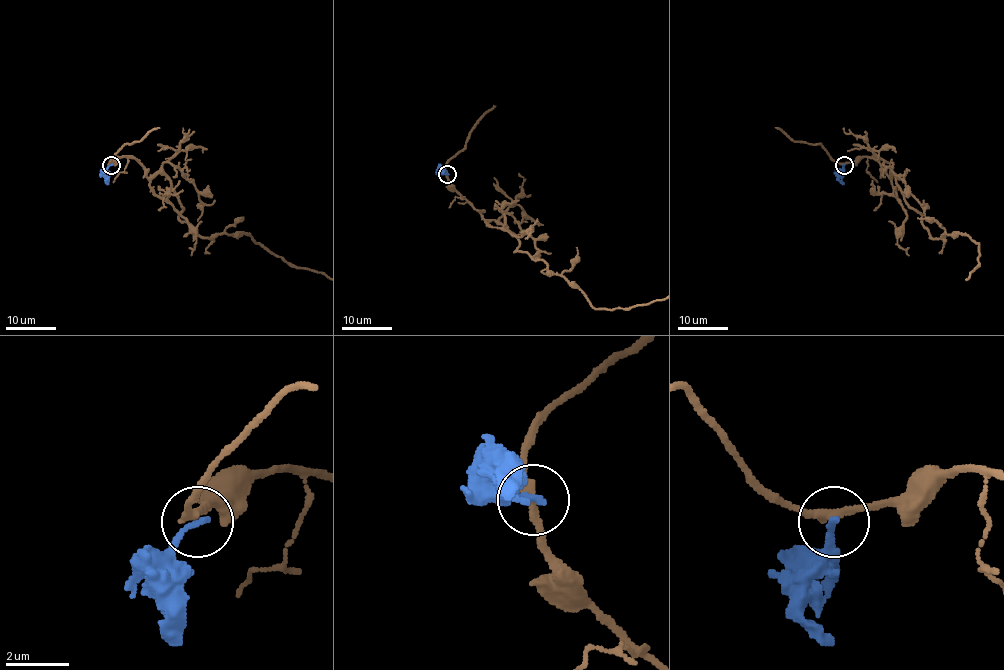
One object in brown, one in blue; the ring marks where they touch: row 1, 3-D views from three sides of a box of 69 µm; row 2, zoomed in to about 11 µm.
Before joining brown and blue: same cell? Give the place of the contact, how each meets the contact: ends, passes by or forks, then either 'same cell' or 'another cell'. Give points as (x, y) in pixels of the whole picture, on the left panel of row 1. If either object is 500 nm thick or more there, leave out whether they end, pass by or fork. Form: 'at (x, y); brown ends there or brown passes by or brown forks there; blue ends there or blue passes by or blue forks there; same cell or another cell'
at (111, 165); brown passes by; blue ends there; another cell

